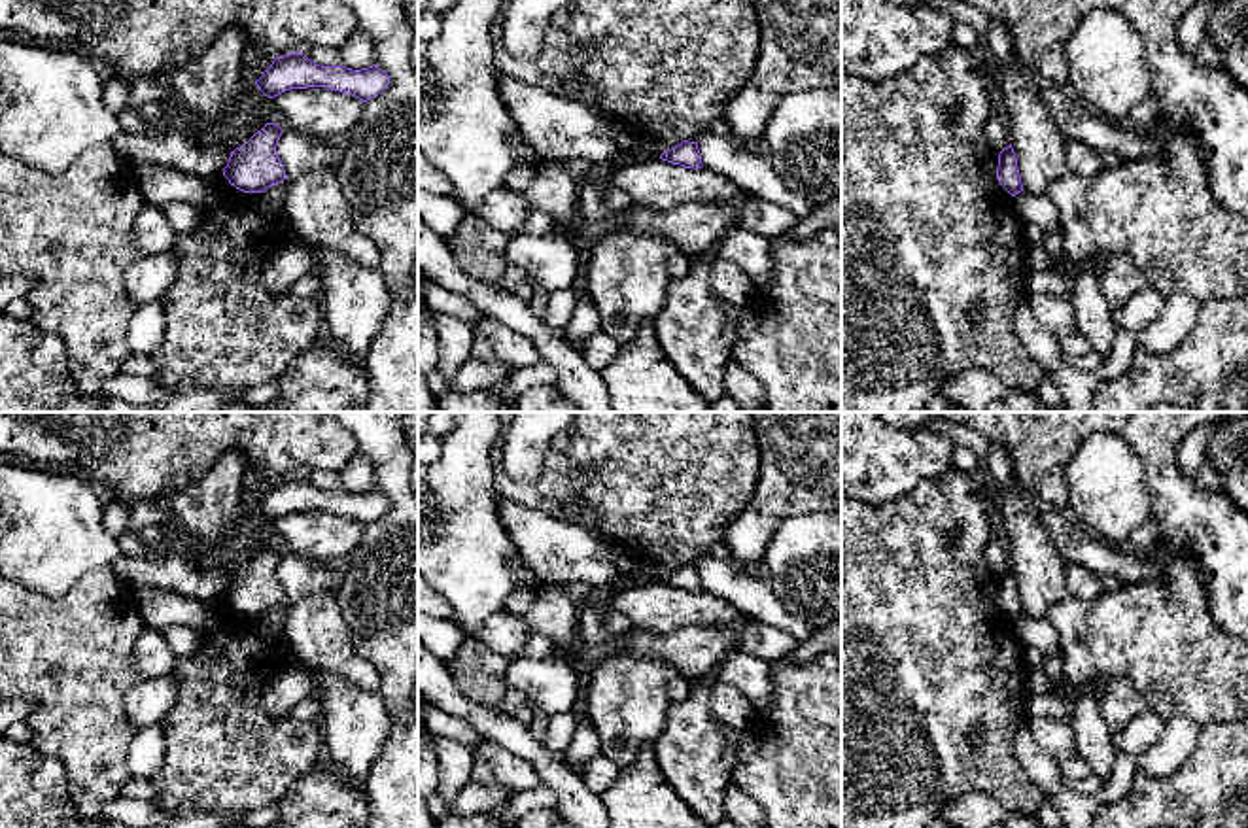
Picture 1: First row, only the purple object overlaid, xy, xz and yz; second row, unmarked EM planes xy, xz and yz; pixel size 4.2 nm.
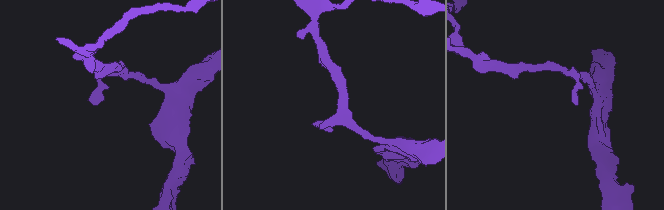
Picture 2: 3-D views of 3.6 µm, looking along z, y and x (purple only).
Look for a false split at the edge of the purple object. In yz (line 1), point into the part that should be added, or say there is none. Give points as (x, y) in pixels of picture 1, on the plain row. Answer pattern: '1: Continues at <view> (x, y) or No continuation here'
1: No continuation here

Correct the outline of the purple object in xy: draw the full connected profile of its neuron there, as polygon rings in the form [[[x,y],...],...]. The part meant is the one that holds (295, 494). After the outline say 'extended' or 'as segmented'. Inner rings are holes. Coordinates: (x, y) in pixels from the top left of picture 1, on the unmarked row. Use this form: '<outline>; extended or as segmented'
[[[299,474],[276,480],[255,509],[269,522],[289,512],[327,510],[367,526],[390,509],[390,499],[374,488],[363,493],[320,490]]]; as segmented

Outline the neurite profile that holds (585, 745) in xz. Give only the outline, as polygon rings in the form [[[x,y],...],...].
[[[579,713],[571,743],[565,750],[558,752],[558,756],[575,769],[575,768],[584,768],[599,752],[601,752],[601,743],[598,739],[594,724],[584,713]]]

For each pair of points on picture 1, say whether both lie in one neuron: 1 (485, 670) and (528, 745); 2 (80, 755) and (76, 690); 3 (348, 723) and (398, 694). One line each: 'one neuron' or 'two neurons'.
1: two neurons
2: one neuron
3: two neurons

